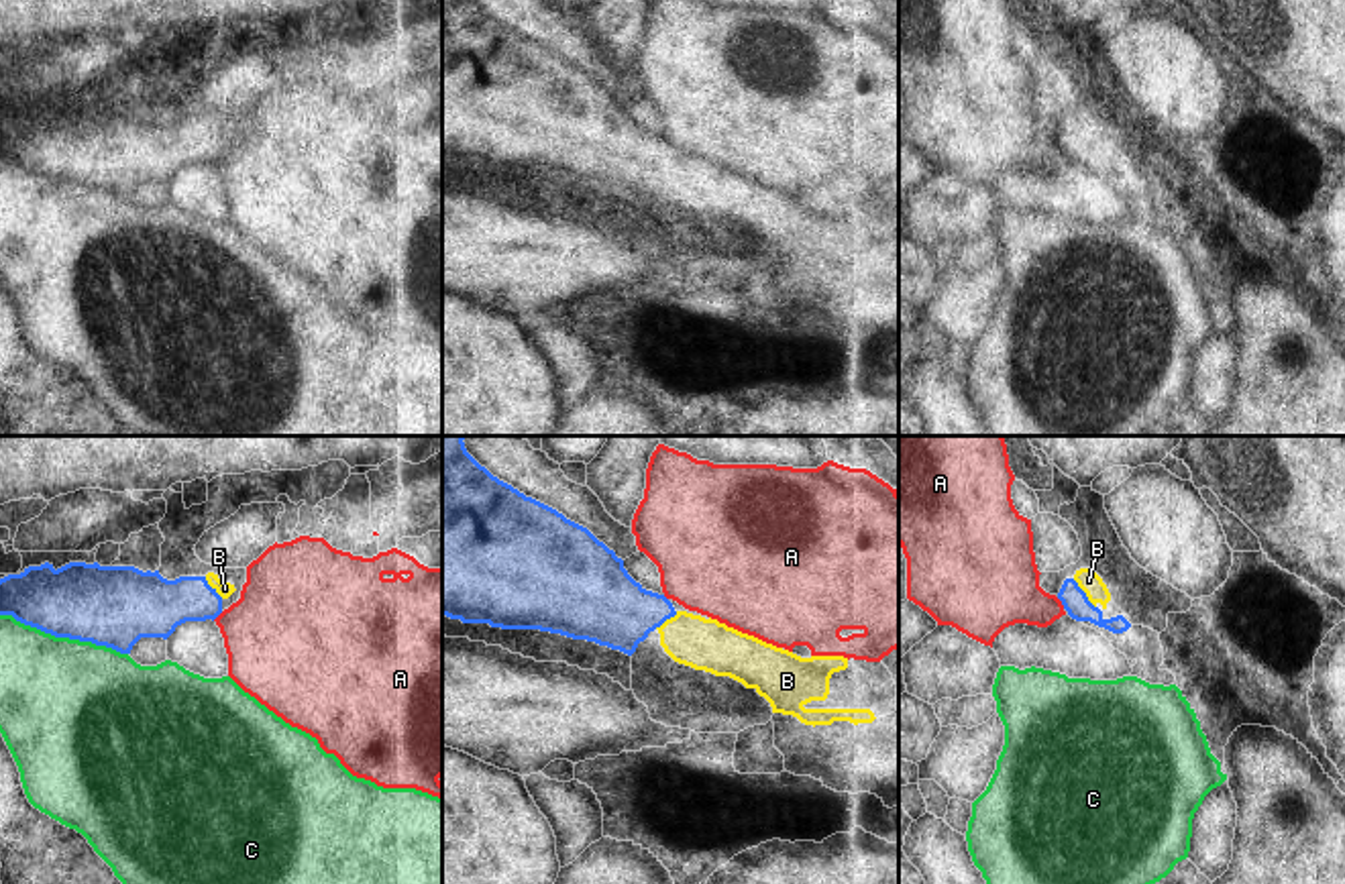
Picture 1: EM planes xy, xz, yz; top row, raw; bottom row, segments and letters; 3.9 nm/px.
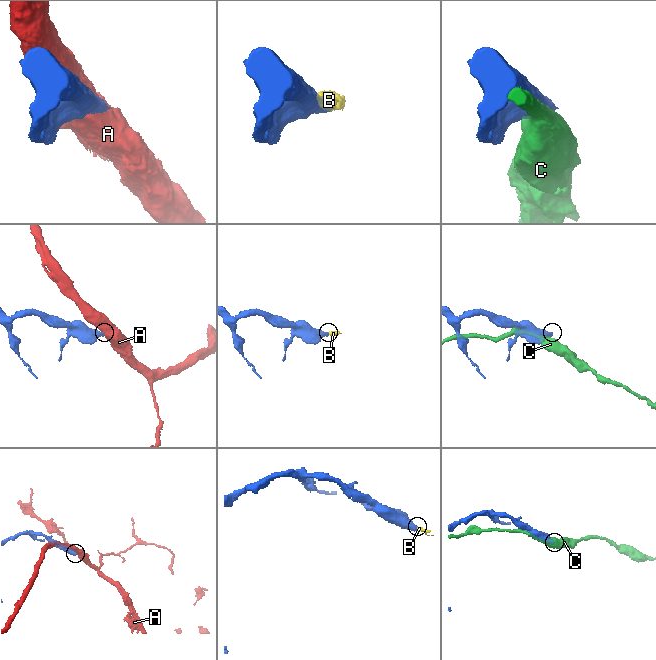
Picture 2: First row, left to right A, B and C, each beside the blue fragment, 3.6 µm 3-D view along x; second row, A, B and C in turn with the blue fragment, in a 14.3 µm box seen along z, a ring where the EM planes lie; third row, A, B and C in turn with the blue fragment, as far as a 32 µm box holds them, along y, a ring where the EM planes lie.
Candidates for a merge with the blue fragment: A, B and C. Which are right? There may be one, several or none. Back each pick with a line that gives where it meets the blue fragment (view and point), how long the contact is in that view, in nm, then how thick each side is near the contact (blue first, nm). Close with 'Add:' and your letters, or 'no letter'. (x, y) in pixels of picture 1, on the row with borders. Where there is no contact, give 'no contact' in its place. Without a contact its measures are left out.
B: contact yz (1085, 593); length 150 nm; calibres 100 and 90 nm
Add: B

